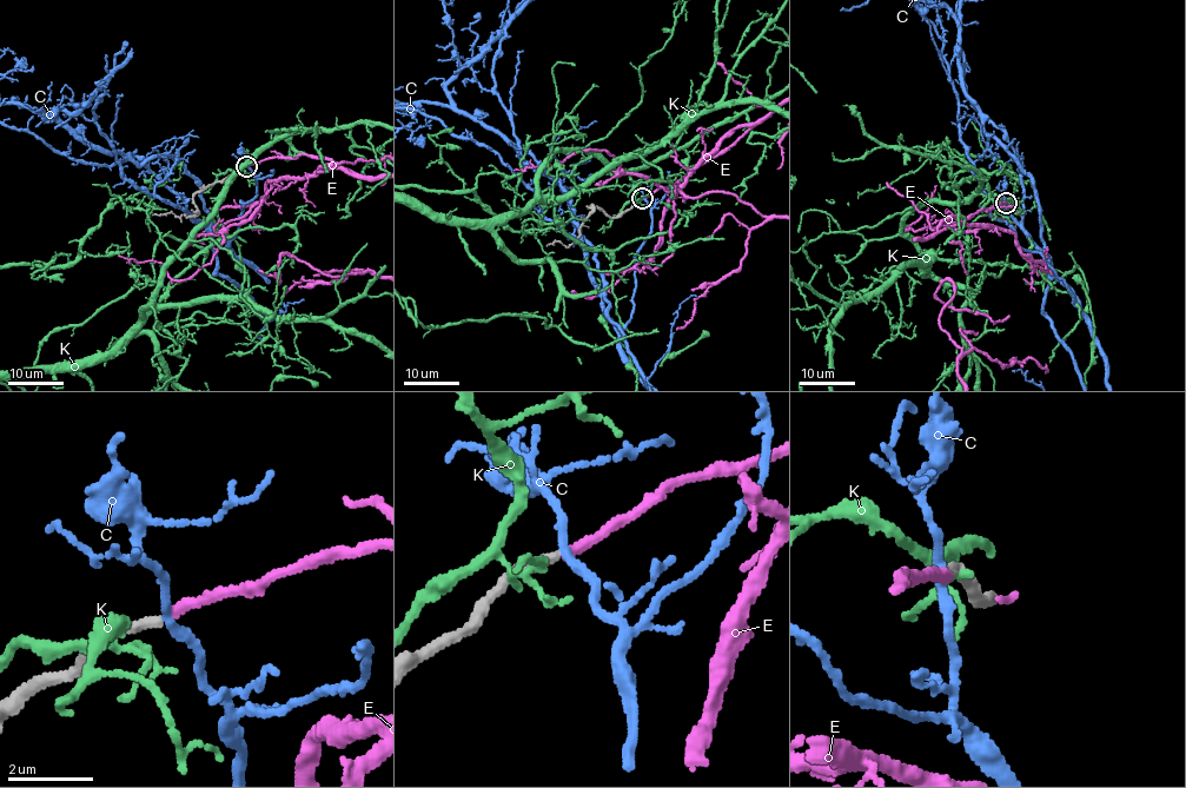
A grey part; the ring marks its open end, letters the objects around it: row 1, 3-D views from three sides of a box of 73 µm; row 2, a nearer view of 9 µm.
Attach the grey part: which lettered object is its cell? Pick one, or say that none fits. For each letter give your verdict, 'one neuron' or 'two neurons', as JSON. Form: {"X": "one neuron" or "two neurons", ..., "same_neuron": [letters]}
{"C": "two neurons", "E": "one neuron", "K": "two neurons", "same_neuron": ["E"]}

